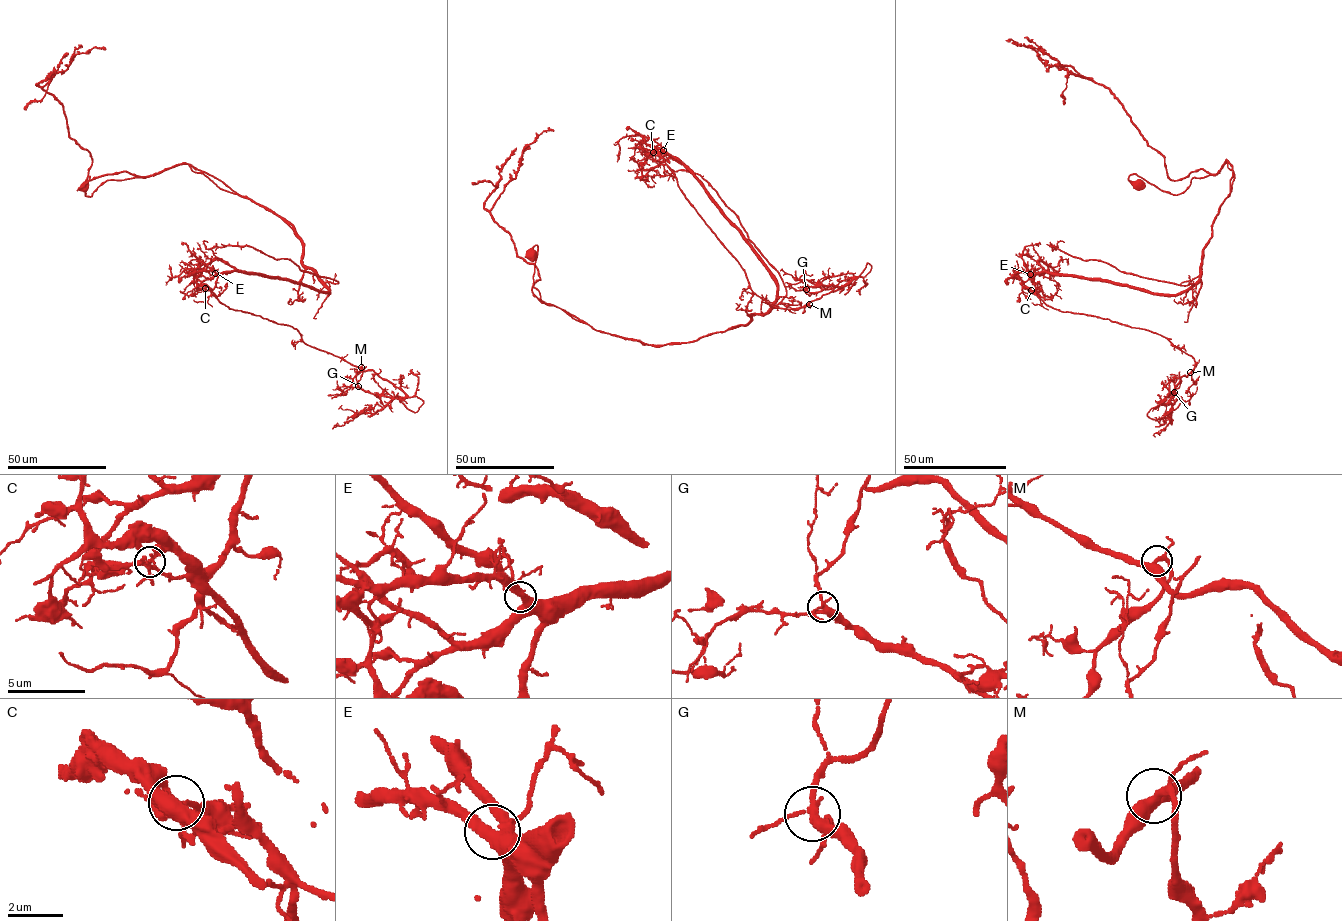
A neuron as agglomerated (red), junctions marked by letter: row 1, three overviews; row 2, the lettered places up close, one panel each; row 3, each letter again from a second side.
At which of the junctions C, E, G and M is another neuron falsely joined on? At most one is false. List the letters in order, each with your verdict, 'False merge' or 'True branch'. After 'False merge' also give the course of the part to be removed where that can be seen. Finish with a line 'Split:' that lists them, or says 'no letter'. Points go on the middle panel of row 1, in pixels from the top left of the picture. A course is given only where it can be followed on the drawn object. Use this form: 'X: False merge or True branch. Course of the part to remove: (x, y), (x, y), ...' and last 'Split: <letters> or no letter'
C: False merge. Course of the part to remove: (653, 152), (739, 264), (753, 291), (772, 305), (801, 307), (853, 278), (842, 287), (809, 286), (780, 270)
E: True branch
G: True branch
M: True branch
Split: C

